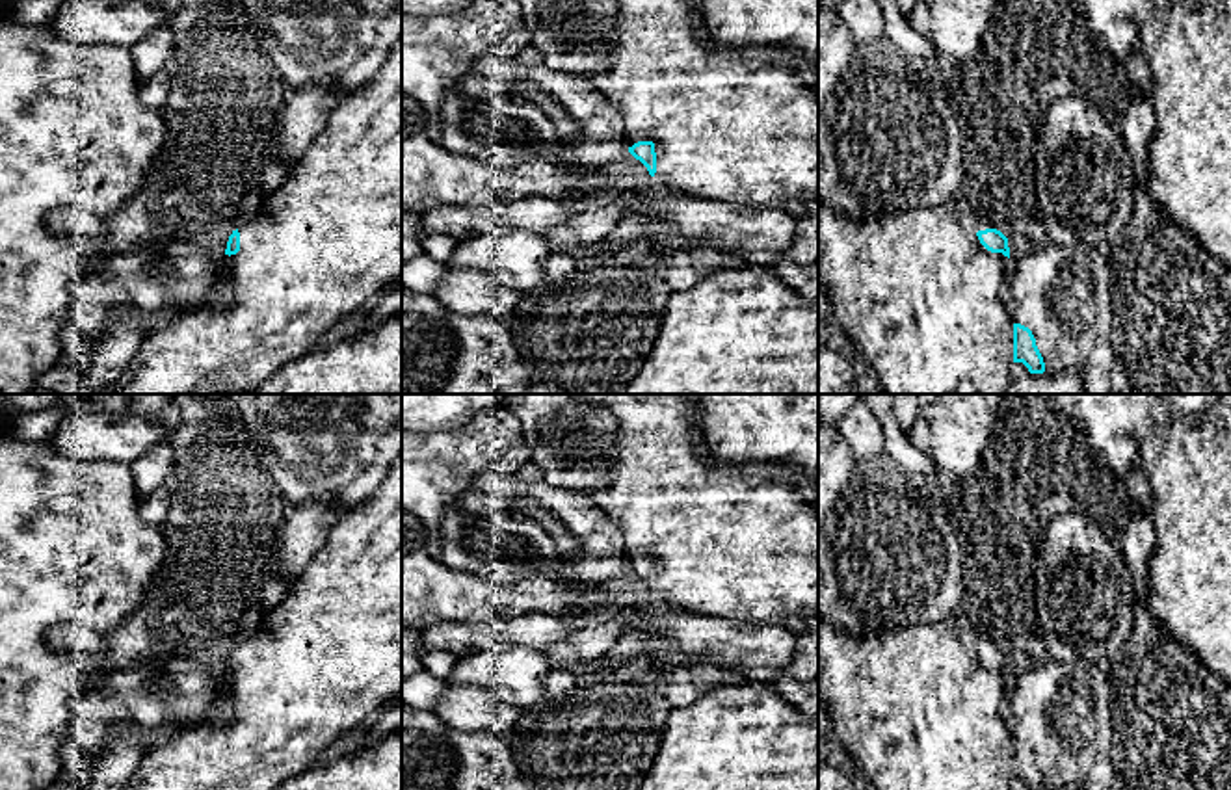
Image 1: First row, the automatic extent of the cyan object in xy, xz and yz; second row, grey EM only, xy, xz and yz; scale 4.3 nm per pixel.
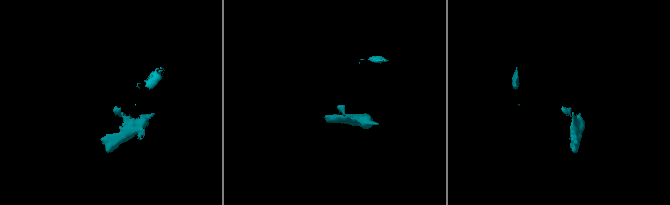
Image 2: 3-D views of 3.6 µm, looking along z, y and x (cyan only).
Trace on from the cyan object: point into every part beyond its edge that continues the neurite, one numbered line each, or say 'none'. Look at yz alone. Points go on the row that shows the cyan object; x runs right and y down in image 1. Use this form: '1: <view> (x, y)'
1: yz (926, 305)

